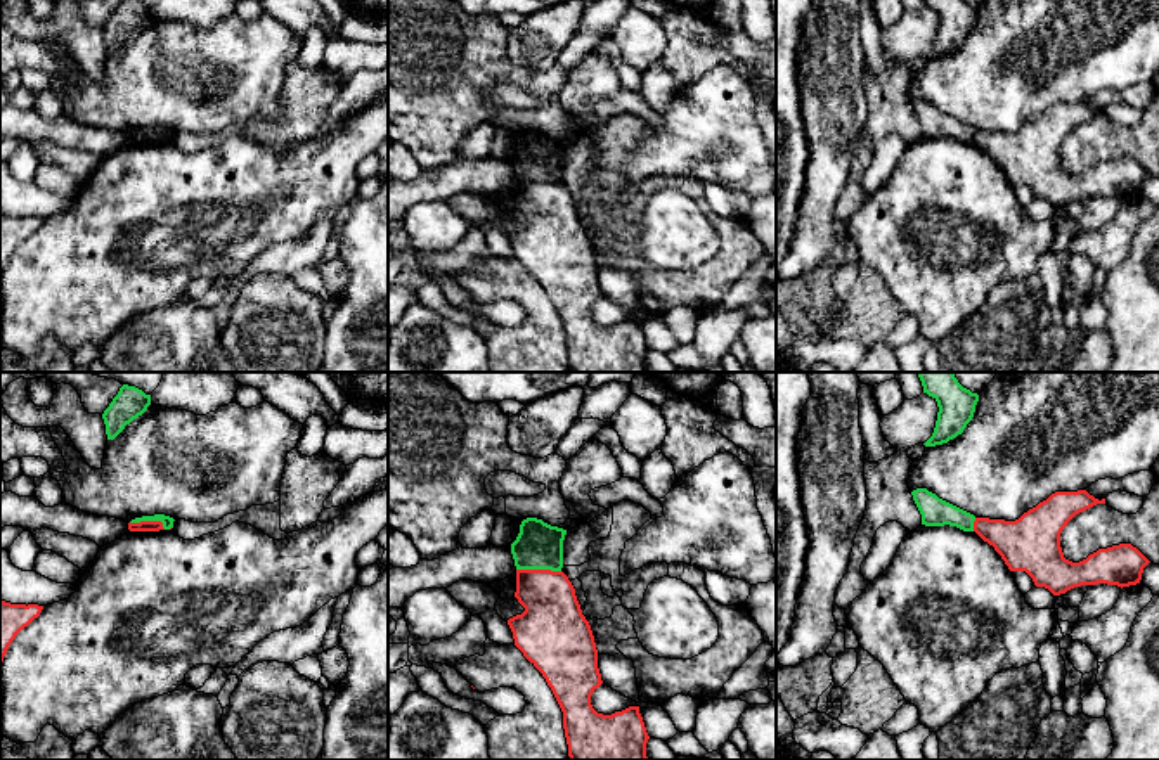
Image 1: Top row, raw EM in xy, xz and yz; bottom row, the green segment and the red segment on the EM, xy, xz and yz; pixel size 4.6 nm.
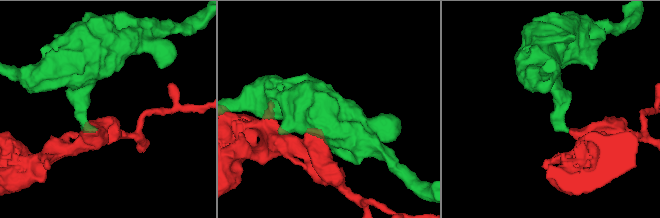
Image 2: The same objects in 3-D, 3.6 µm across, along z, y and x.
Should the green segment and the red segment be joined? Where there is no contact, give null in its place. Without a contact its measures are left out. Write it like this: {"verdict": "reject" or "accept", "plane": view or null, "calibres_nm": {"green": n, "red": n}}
{"verdict": "reject", "plane": "xz", "calibres_nm": {"green": 220, "red": 280}}

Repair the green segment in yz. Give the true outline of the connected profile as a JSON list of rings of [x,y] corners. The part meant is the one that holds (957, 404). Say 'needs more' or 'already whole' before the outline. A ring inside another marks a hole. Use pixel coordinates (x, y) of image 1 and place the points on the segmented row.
already whole; [[[916,372],[923,393],[937,402],[939,412],[932,436],[923,443],[936,447],[963,433],[972,421],[979,395],[963,388],[953,372]]]

